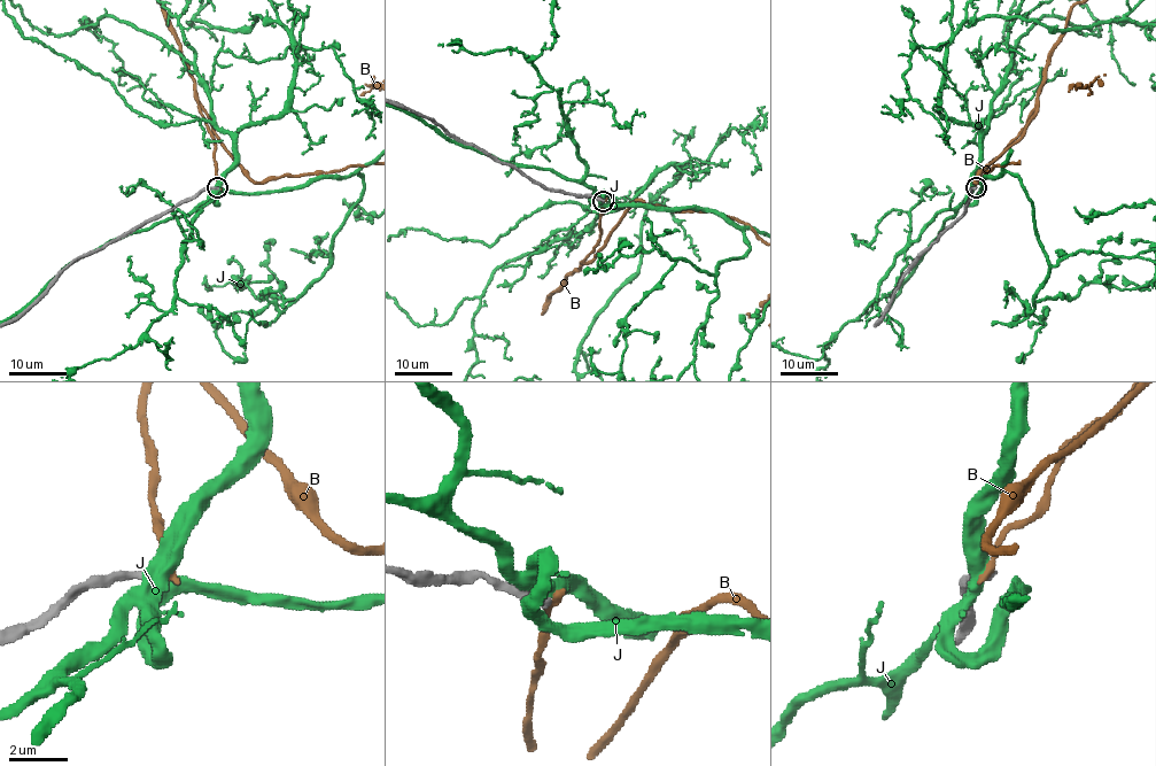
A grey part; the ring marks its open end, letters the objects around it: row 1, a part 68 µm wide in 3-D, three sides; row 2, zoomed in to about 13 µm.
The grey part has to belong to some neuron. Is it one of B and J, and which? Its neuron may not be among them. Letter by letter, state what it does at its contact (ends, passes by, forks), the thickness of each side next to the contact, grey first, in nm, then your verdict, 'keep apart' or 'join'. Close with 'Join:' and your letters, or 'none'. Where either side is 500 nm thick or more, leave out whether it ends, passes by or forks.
B: it ends; calibres 320 and 240 nm; keep apart
J: calibres 400 and 500 nm; keep apart
Join: none

